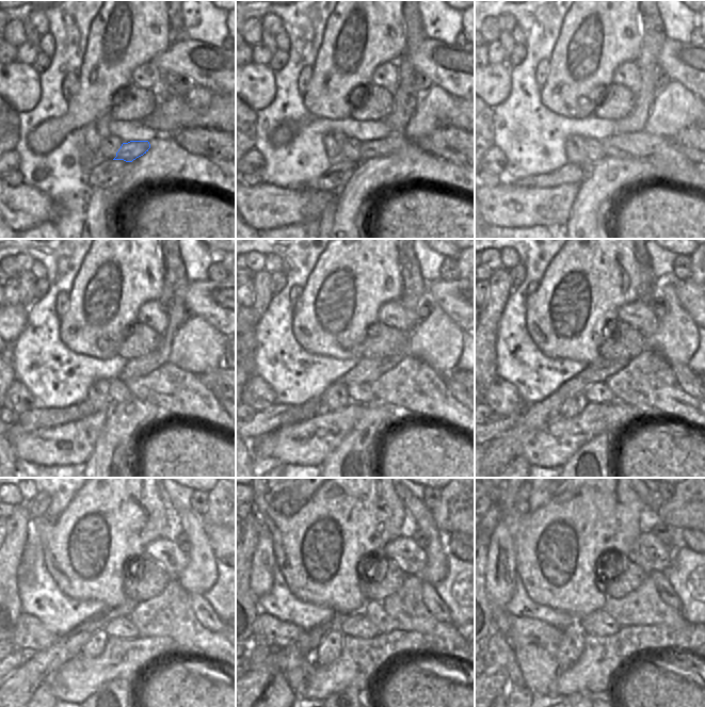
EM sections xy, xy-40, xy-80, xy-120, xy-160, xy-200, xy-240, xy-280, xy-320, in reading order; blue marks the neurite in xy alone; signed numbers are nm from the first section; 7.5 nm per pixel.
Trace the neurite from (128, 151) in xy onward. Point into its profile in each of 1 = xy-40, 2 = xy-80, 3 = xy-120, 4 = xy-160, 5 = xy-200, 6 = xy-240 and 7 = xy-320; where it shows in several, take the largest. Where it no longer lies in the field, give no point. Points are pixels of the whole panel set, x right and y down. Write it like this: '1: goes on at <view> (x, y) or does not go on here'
1: goes on at xy-40 (396, 141)
2: goes on at xy-80 (657, 150)
3: goes on at xy-120 (172, 389)
4: goes on at xy-160 (413, 387)
5: goes on at xy-200 (647, 382)
6: goes on at xy-240 (171, 614)
7: goes on at xy-320 (643, 606)

